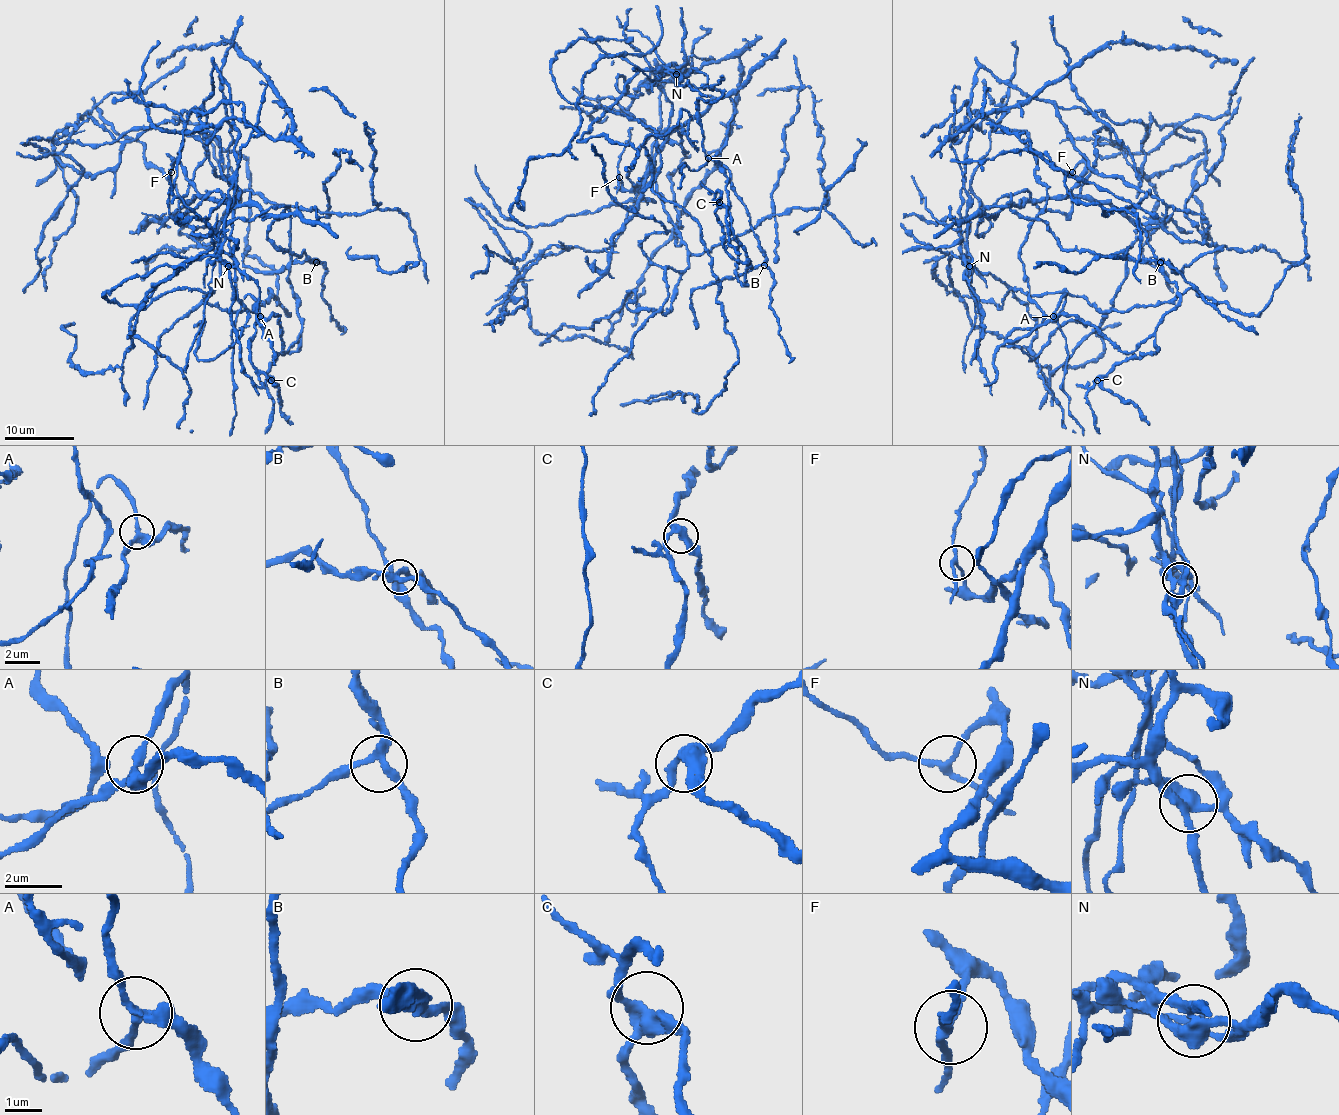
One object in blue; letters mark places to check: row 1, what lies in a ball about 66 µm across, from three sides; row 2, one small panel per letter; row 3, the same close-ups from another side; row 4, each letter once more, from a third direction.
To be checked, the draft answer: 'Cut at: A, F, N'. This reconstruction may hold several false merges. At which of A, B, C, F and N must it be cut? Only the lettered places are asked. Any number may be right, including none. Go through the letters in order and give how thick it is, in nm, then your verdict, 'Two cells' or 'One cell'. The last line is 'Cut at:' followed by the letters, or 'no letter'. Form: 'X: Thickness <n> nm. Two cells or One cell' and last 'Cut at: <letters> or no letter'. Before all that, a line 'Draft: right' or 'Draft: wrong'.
Draft: right
A: Thickness 240 nm. Two cells
B: Thickness 280 nm. One cell
C: Thickness 340 nm. One cell
F: Thickness 200 nm. Two cells
N: Thickness 360 nm. Two cells
Cut at: A, F, N

